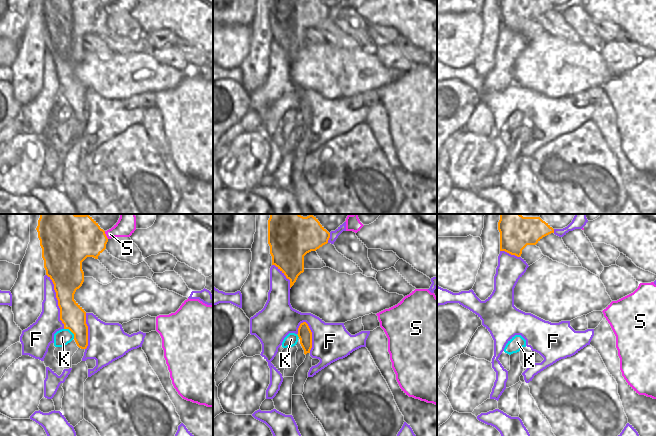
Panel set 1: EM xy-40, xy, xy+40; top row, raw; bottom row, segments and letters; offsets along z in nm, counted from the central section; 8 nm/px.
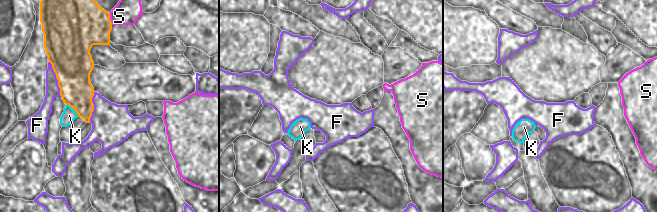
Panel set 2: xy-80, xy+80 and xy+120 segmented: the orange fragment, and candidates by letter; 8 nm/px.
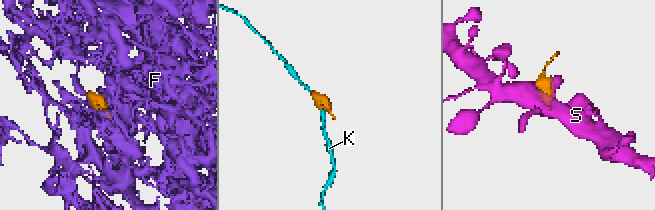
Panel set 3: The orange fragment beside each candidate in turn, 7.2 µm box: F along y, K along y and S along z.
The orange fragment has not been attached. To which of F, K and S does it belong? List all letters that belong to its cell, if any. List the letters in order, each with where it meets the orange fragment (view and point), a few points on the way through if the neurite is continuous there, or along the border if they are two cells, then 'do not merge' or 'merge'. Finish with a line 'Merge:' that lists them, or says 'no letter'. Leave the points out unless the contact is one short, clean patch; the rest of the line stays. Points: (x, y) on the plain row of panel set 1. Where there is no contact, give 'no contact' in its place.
F: contact xy-40 (58, 77); do not merge
K: contact xy-40 (71, 107); do not merge
S: contact xy-40 (105, 11); do not merge
Merge: no letter

